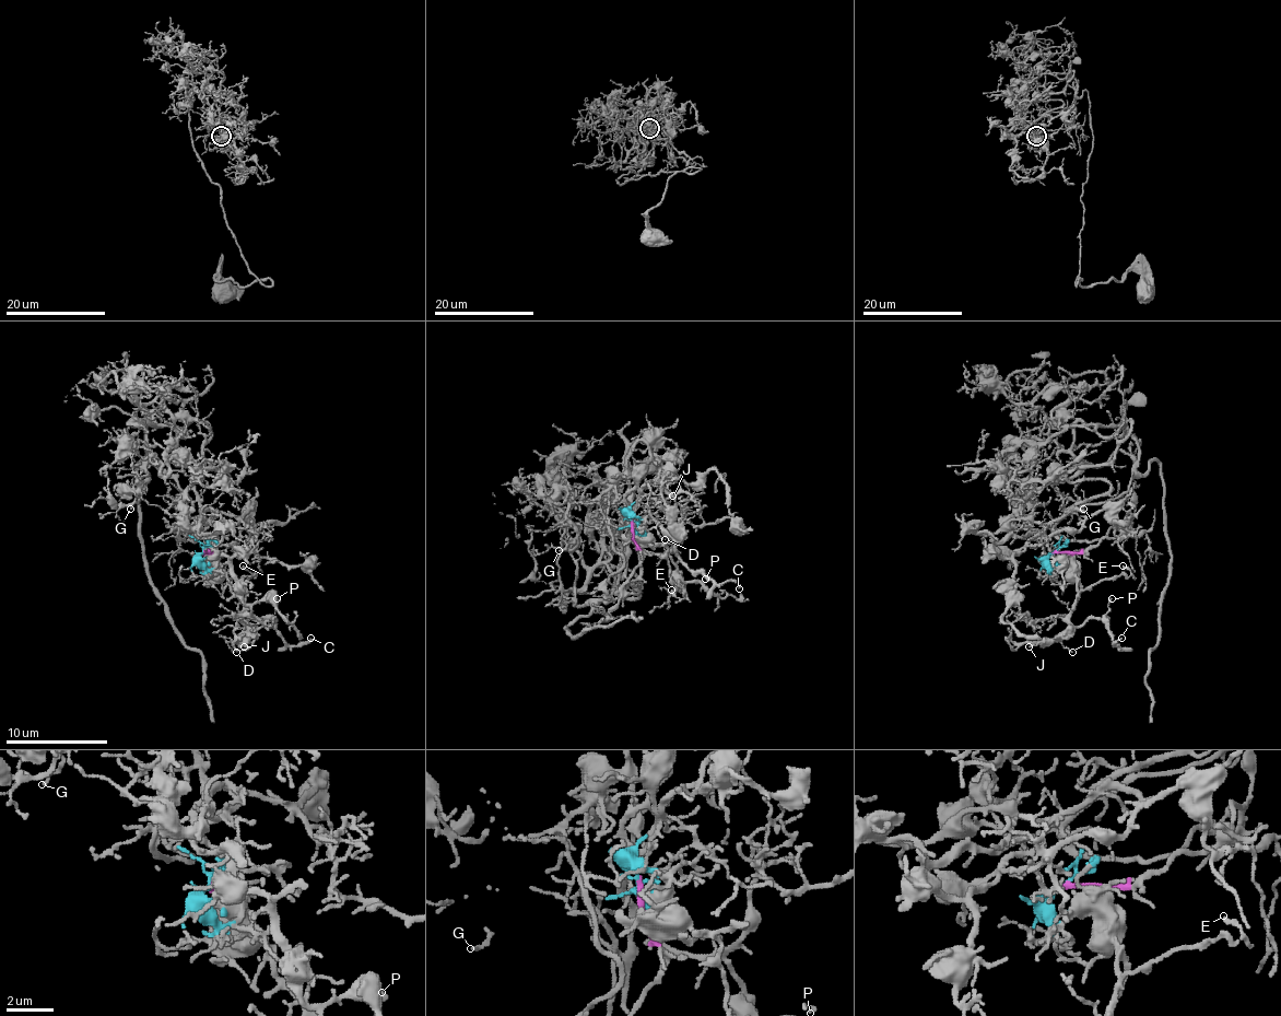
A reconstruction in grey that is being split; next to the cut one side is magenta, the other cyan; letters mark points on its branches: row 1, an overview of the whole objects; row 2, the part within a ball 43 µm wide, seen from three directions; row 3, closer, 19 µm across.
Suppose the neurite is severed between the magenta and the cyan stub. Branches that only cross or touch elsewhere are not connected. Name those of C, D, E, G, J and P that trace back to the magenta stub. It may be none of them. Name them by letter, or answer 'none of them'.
G

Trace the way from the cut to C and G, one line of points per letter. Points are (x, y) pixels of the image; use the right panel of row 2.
C: (1056, 552), (1048, 562), (1064, 564), (1077, 580), (1069, 620), (1082, 626), (1102, 618), (1117, 645), (1123, 639)
G: (1056, 552), (1096, 547), (1130, 526), (1138, 456), (1117, 451), (1100, 466), (1082, 468), (1074, 493), (1084, 509)

